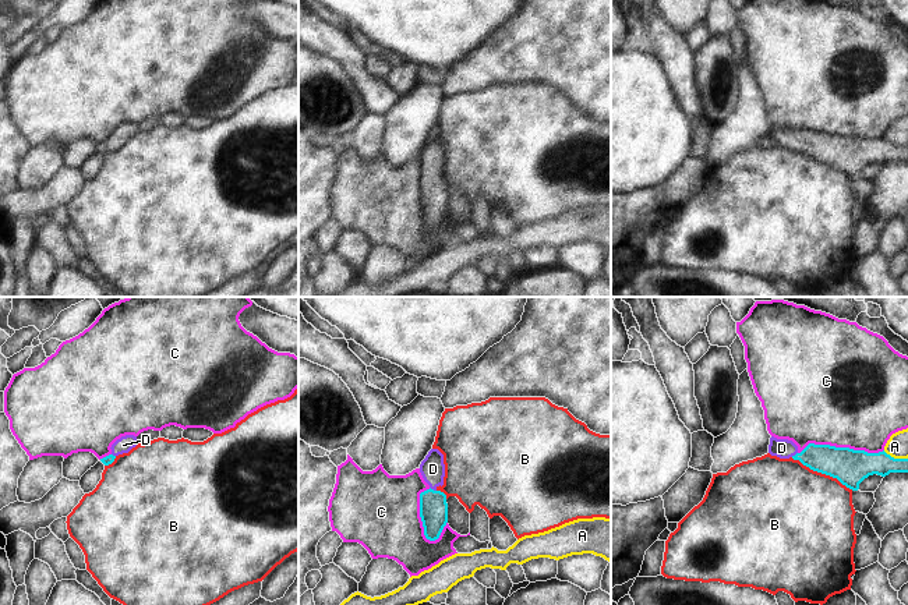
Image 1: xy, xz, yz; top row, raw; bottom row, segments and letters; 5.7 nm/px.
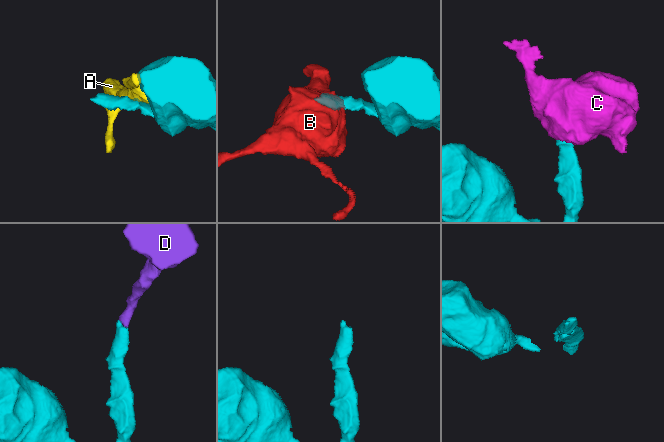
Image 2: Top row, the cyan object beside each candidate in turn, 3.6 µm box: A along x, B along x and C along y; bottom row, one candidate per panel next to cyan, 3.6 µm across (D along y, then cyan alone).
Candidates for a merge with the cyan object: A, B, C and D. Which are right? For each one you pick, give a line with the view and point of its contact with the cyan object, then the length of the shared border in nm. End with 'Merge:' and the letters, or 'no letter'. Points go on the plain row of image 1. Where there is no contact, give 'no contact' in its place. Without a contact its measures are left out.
D: xz (433, 177) | 50 nm
Merge: D

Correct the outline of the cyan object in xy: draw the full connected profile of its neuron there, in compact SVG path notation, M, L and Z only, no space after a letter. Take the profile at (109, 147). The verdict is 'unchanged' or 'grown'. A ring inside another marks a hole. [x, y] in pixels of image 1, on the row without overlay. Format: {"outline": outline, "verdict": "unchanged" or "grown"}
{"outline": "M126 123L126 124L121 124L120 127L117 127L113 132L112 132L112 141L103 146L100 146L100 149L105 152L105 153L109 153L114 149L114 146L119 144L119 142L123 142L123 141L128 141L133 135L135 135L138 132L138 128L137 128L137 124L134 123Z", "verdict": "grown"}

